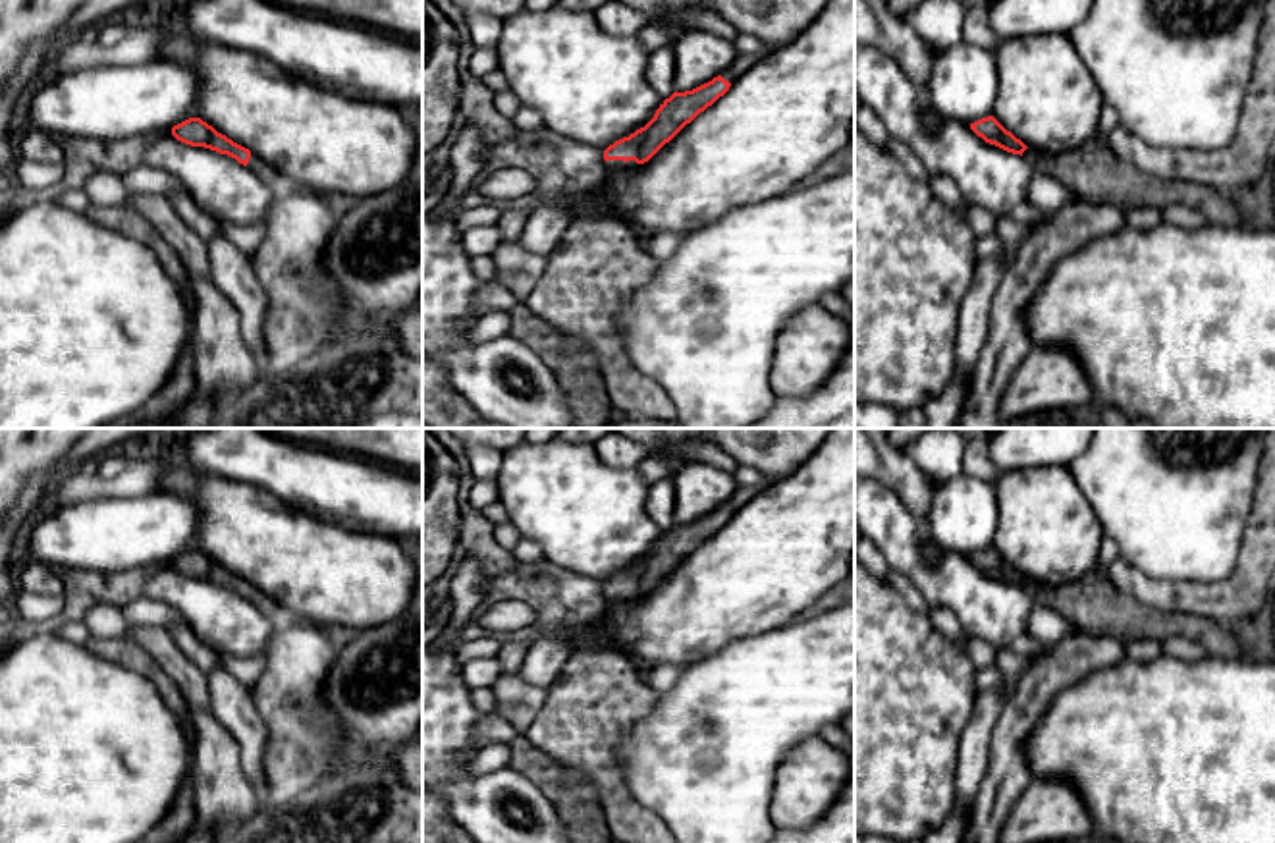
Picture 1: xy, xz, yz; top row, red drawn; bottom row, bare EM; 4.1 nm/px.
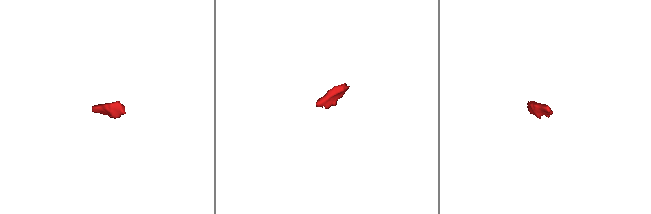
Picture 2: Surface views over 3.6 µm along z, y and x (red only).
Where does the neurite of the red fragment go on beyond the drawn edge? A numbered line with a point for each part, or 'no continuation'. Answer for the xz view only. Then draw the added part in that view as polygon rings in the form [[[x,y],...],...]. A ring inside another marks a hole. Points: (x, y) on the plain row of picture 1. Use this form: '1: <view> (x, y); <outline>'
1: xz (743, 494); [[[766,476],[764,486],[737,486],[735,494],[721,505],[721,509],[729,515],[735,515],[750,498],[768,488],[772,482],[775,480]]]
2: xz (612, 598); [[[608,592],[606,594],[606,608],[625,606],[638,596],[635,592],[623,594],[623,592]]]

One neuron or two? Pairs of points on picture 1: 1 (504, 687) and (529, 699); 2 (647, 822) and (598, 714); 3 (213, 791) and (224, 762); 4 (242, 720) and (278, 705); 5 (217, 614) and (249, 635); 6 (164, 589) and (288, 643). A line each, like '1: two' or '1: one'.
1: one
2: one
3: one
4: two
5: one
6: two

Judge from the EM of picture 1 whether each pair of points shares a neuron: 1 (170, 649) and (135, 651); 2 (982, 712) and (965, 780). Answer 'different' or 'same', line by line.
1: different
2: same

